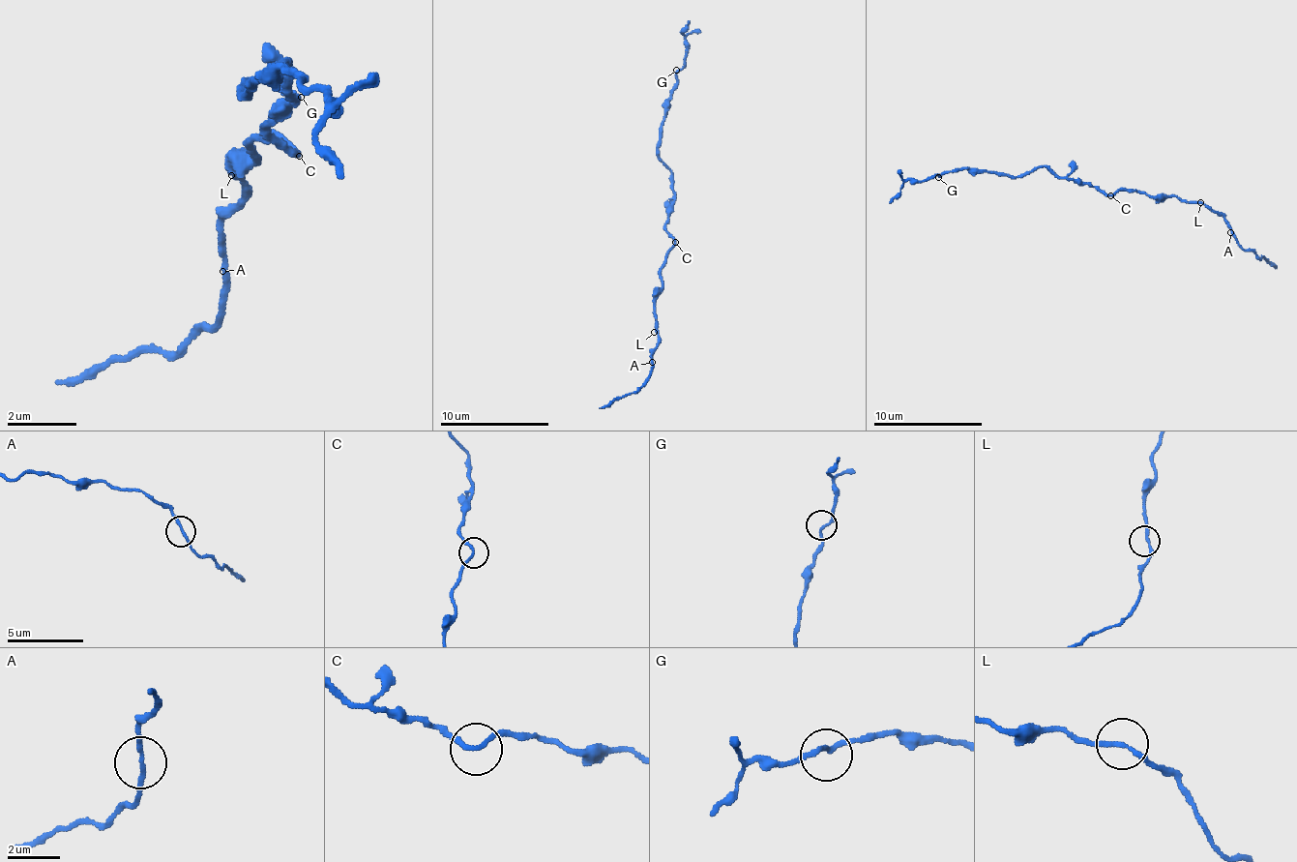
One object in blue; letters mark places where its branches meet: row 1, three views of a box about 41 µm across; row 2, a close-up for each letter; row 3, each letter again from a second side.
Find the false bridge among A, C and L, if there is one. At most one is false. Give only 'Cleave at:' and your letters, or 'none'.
Cleave at: none

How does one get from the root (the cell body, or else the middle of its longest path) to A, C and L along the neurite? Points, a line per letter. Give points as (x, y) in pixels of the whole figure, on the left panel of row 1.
A: (275, 132), (292, 158), (275, 140), (257, 140), (257, 158), (231, 158), (240, 201), (222, 219), (222, 271)
C: (275, 132), (301, 158)
L: (275, 132), (292, 149), (292, 158), (275, 140), (257, 140), (249, 149), (257, 158), (231, 158), (231, 175)

